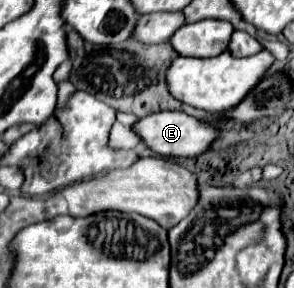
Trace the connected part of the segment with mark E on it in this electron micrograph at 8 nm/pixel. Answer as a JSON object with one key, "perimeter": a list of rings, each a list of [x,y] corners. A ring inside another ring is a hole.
{"perimeter":[[[159,111],[159,113],[147,115],[133,129],[141,135],[141,139],[145,141],[147,147],[151,147],[153,151],[157,151],[165,157],[197,157],[197,155],[203,155],[205,151],[211,149],[213,141],[219,139],[219,135],[221,135],[215,125],[201,121],[201,119],[195,119],[195,117],[181,113],[181,111]]]}

